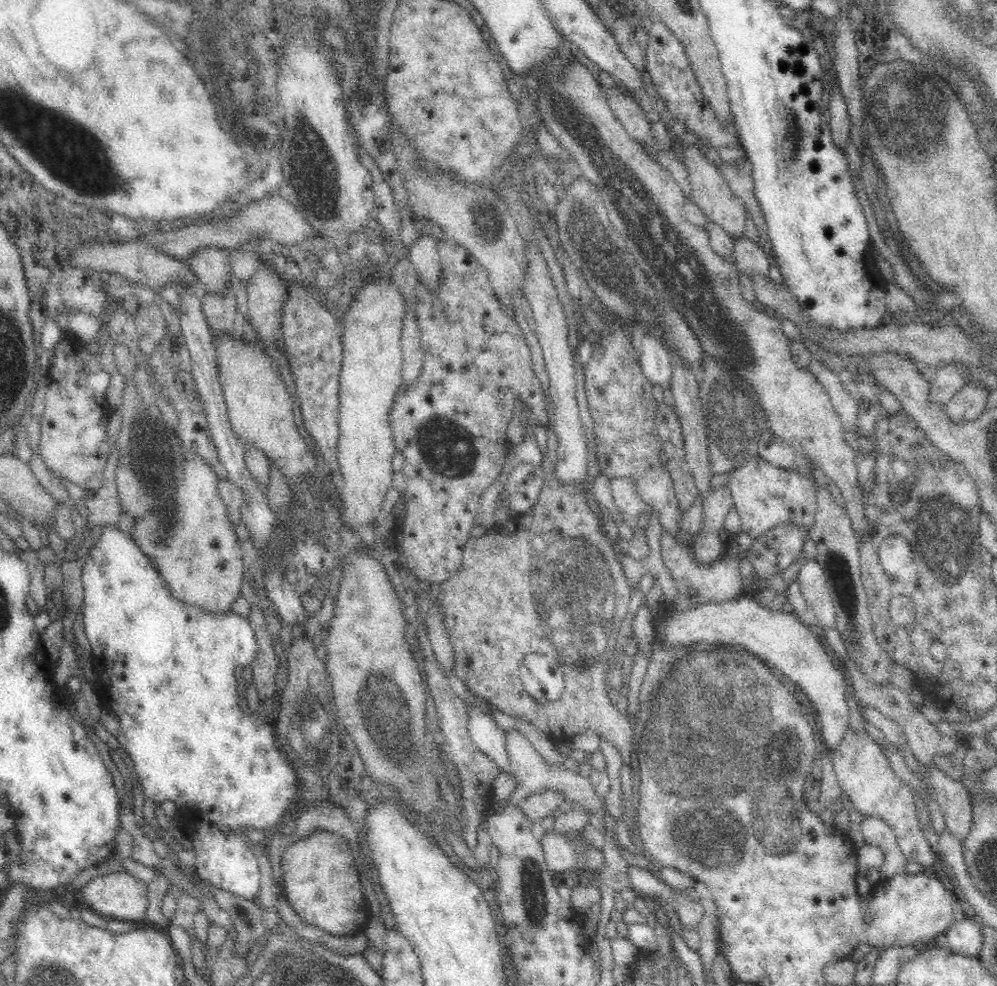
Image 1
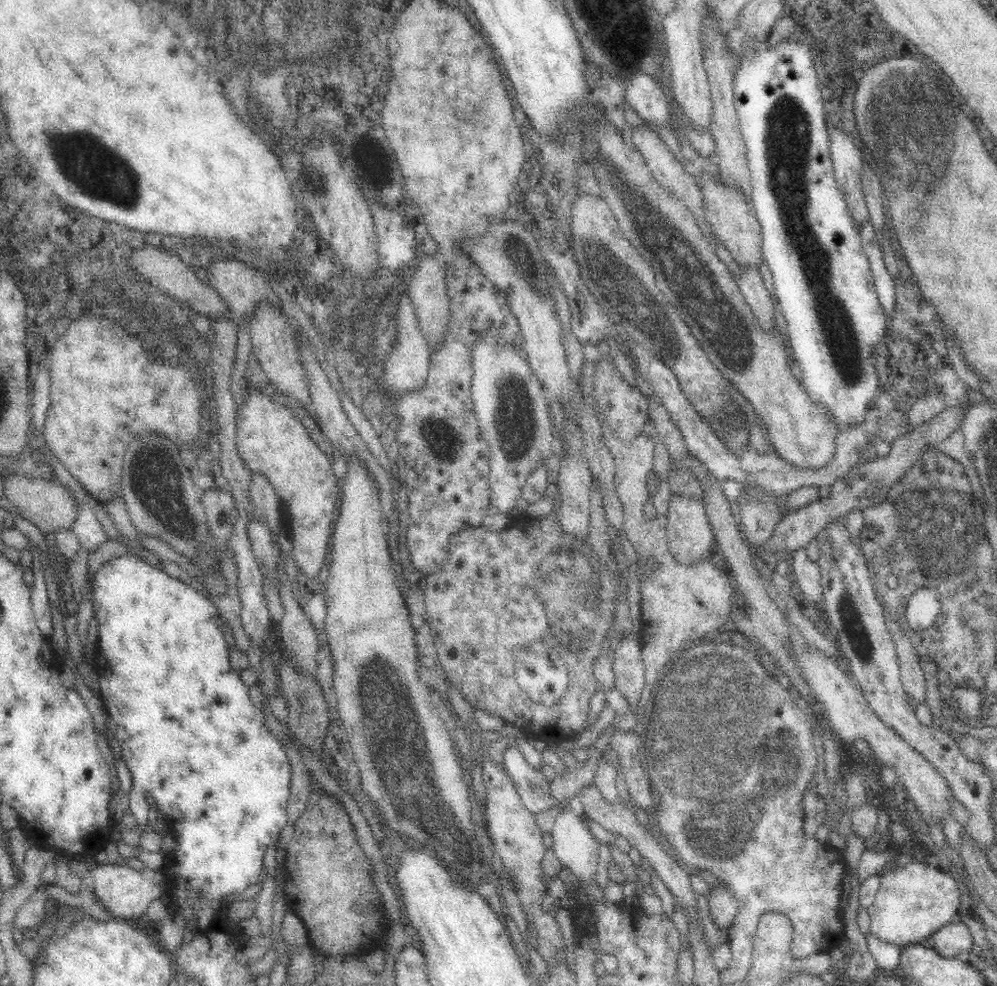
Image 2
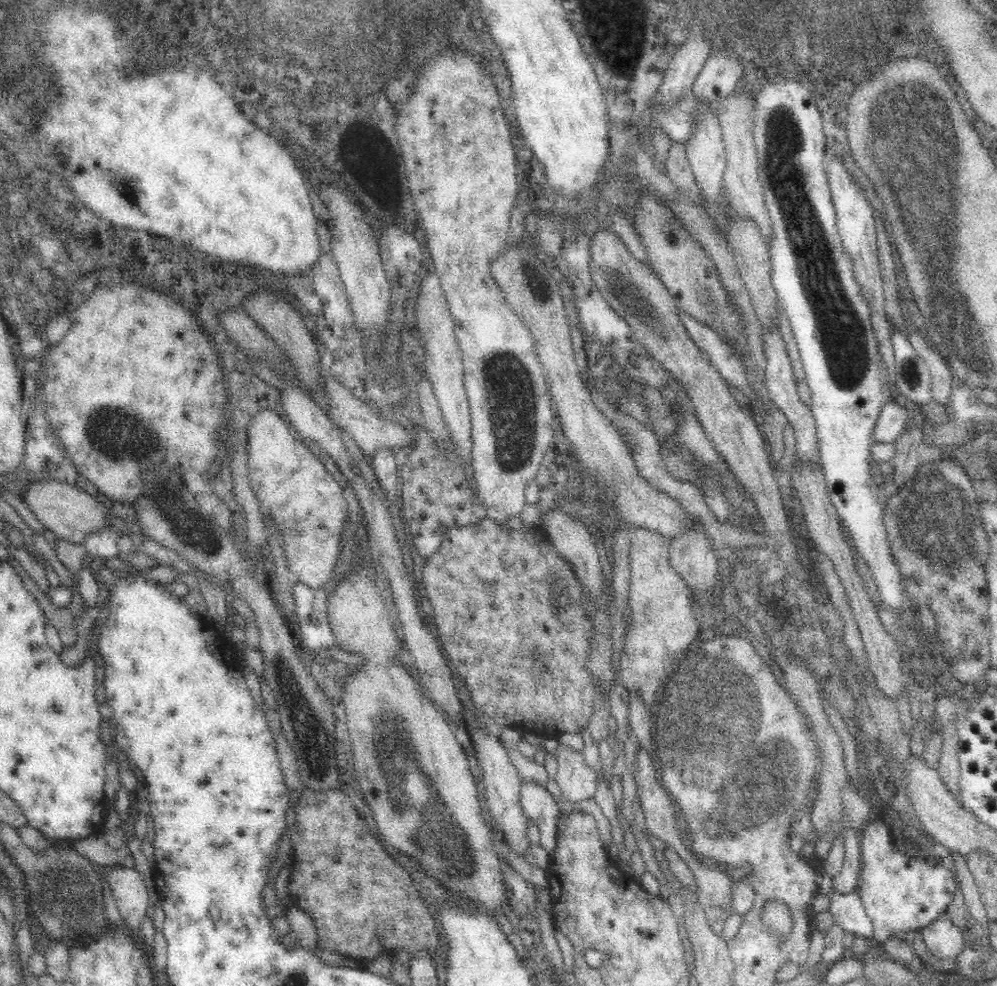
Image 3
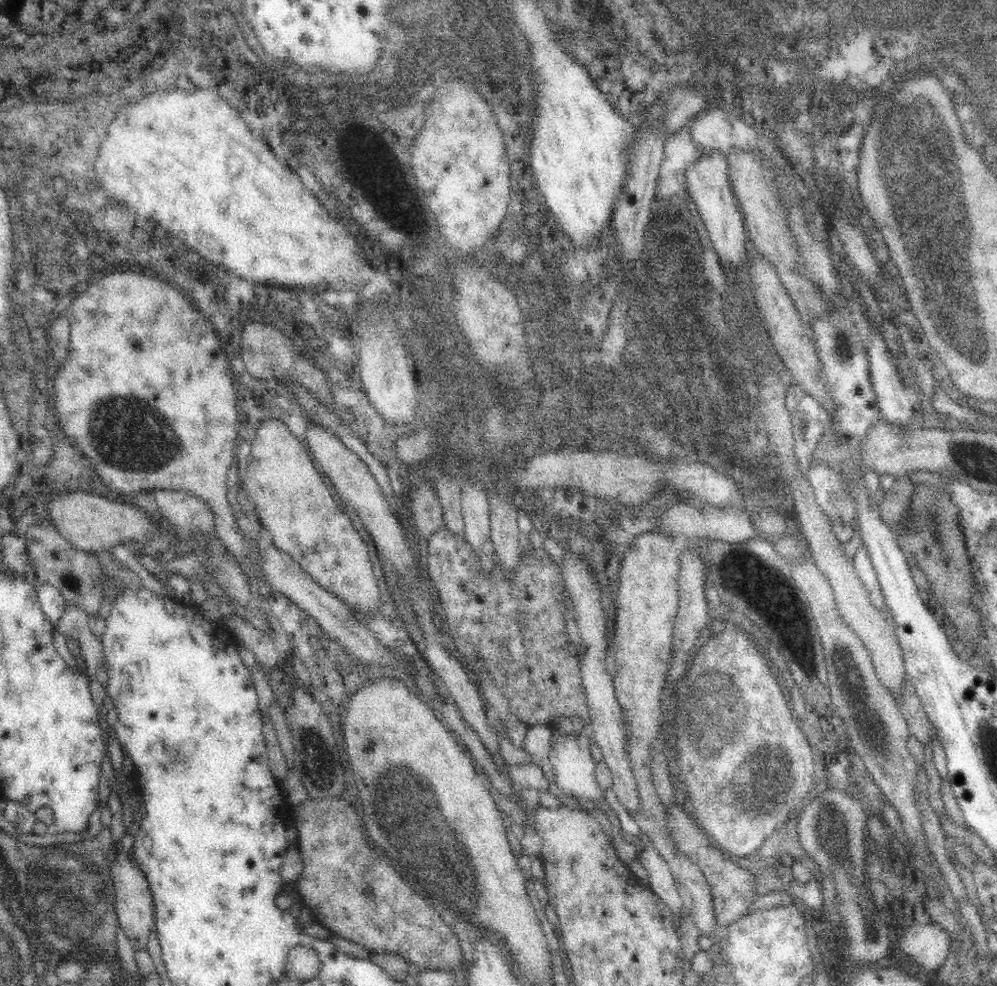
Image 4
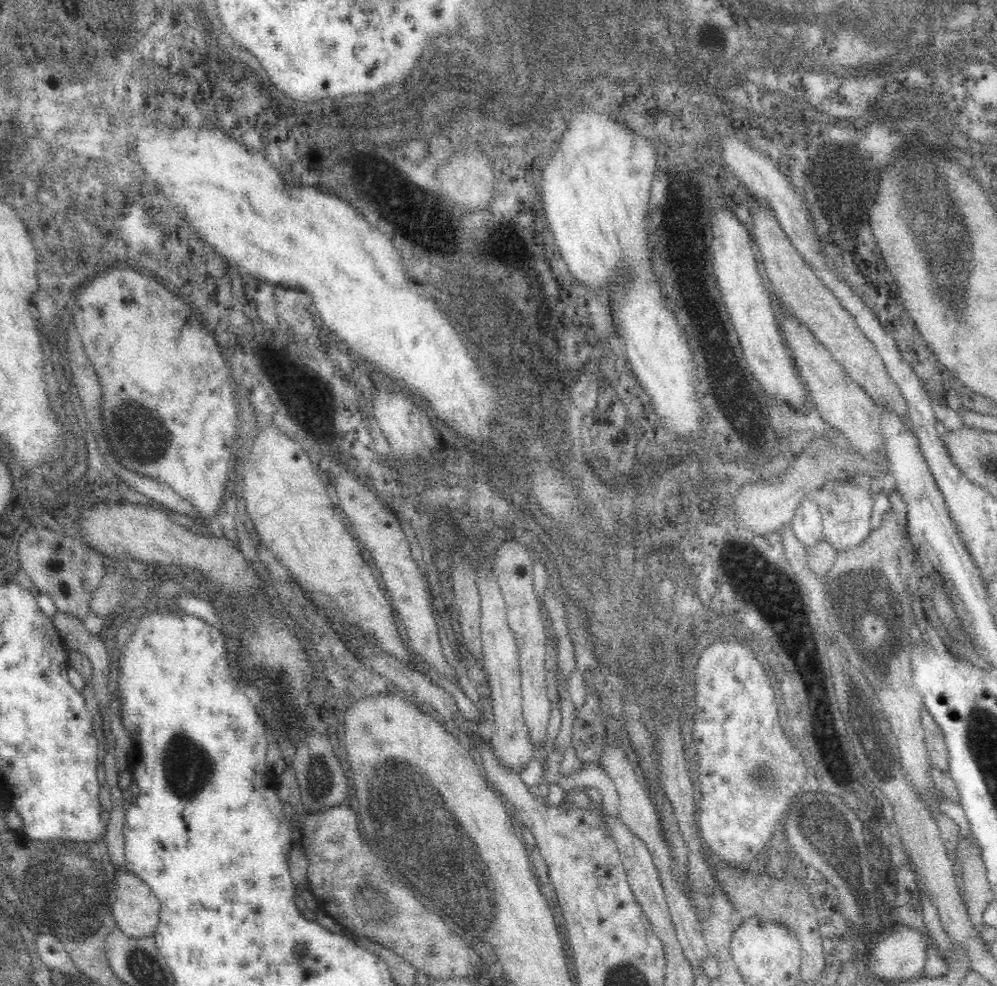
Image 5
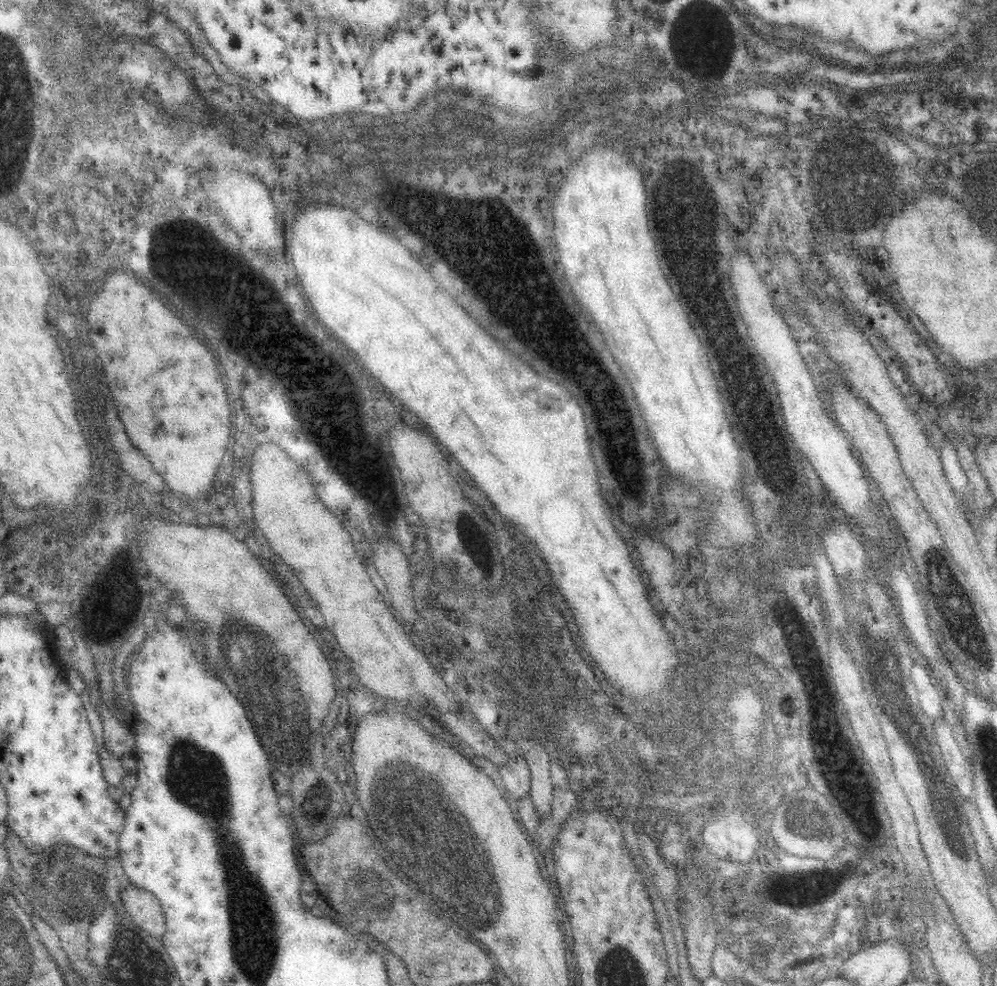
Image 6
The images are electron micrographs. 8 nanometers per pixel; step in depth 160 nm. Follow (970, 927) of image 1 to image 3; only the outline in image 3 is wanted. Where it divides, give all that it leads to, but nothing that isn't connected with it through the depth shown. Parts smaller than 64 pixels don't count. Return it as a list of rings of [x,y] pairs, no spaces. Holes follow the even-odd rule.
[[[942,915],[921,931],[930,955],[940,962],[946,963],[948,960],[957,959],[965,949],[962,929],[953,924],[946,915]]]

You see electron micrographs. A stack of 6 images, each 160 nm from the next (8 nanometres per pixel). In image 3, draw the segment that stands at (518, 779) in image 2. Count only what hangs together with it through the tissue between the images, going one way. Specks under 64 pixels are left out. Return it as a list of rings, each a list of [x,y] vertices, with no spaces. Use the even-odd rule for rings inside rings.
[[[521,780],[521,804],[524,814],[540,829],[541,846],[553,858],[557,847],[558,818],[560,809],[558,799],[553,798],[547,787],[537,782]]]

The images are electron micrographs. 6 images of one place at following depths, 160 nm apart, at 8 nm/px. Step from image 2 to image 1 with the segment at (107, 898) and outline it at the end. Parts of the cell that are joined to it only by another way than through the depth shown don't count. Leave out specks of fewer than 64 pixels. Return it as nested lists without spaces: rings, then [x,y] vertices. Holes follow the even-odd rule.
[[[127,872],[96,876],[81,889],[89,908],[106,919],[139,922],[147,909],[147,886]]]

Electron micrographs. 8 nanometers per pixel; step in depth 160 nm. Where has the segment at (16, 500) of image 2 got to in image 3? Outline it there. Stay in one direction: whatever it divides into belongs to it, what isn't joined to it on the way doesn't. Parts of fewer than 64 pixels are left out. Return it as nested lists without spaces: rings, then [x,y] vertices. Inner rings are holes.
[[[54,480],[26,482],[20,497],[44,530],[53,530],[62,541],[81,544],[86,534],[98,530],[100,526],[113,527],[114,519],[108,516],[106,507],[84,491],[65,483]]]

